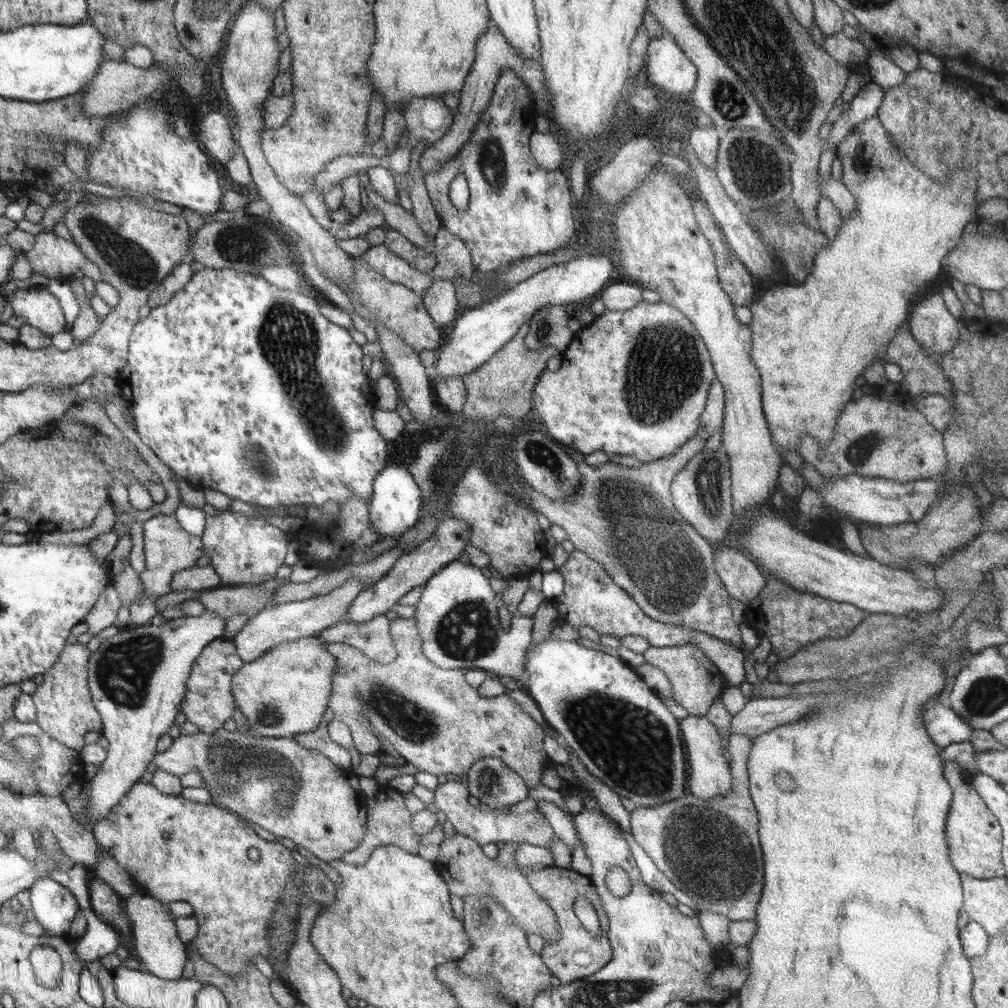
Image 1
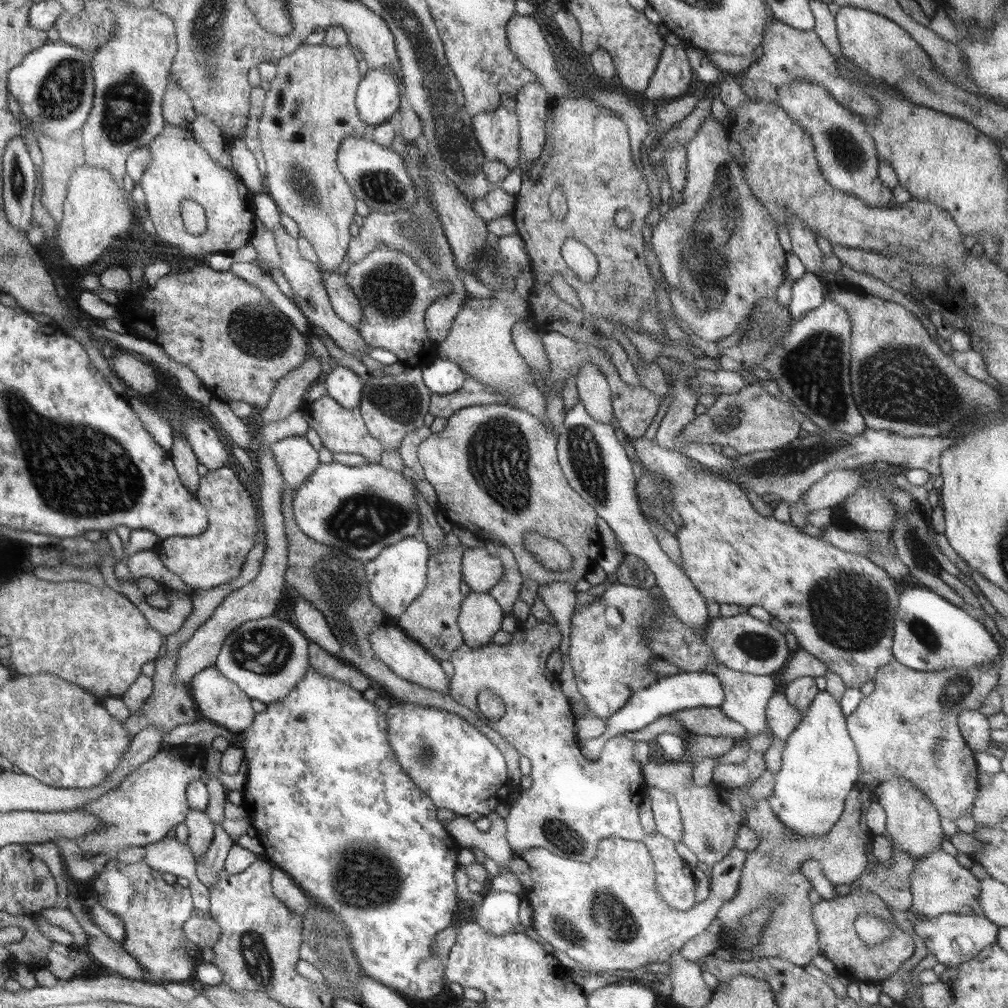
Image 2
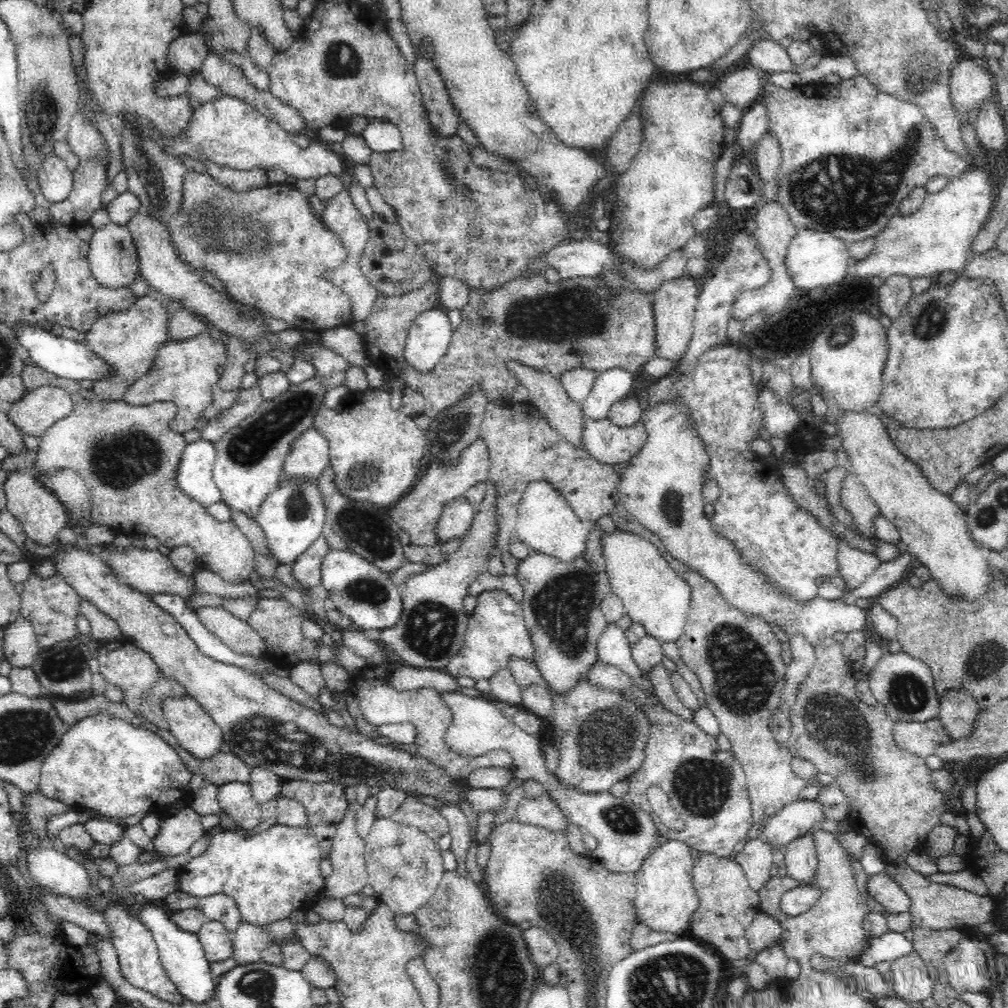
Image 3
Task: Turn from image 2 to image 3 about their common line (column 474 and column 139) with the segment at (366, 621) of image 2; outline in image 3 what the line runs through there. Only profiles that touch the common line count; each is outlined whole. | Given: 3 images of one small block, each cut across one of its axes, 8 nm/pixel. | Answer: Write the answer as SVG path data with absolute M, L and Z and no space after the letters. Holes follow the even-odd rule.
M92 696L88 700L80 700L80 702L70 702L70 700L54 700L54 708L58 710L58 716L64 720L64 724L72 726L76 724L78 720L86 718L86 716L92 716L92 714L98 714L98 712L106 712L106 714L114 714L126 722L132 722L136 726L142 726L142 728L148 728L152 730L154 734L158 732L158 726L154 726L152 722L148 722L142 714L130 710L126 704L122 702L108 702L104 696Z

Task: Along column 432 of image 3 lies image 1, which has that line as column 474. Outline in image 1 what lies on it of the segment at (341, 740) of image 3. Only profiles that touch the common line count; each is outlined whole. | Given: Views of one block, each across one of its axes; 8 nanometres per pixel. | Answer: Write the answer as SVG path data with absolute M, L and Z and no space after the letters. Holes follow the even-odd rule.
M491 756L471 766L467 772L467 790L487 806L487 810L505 812L527 798L529 786L517 772L507 768L503 760Z

